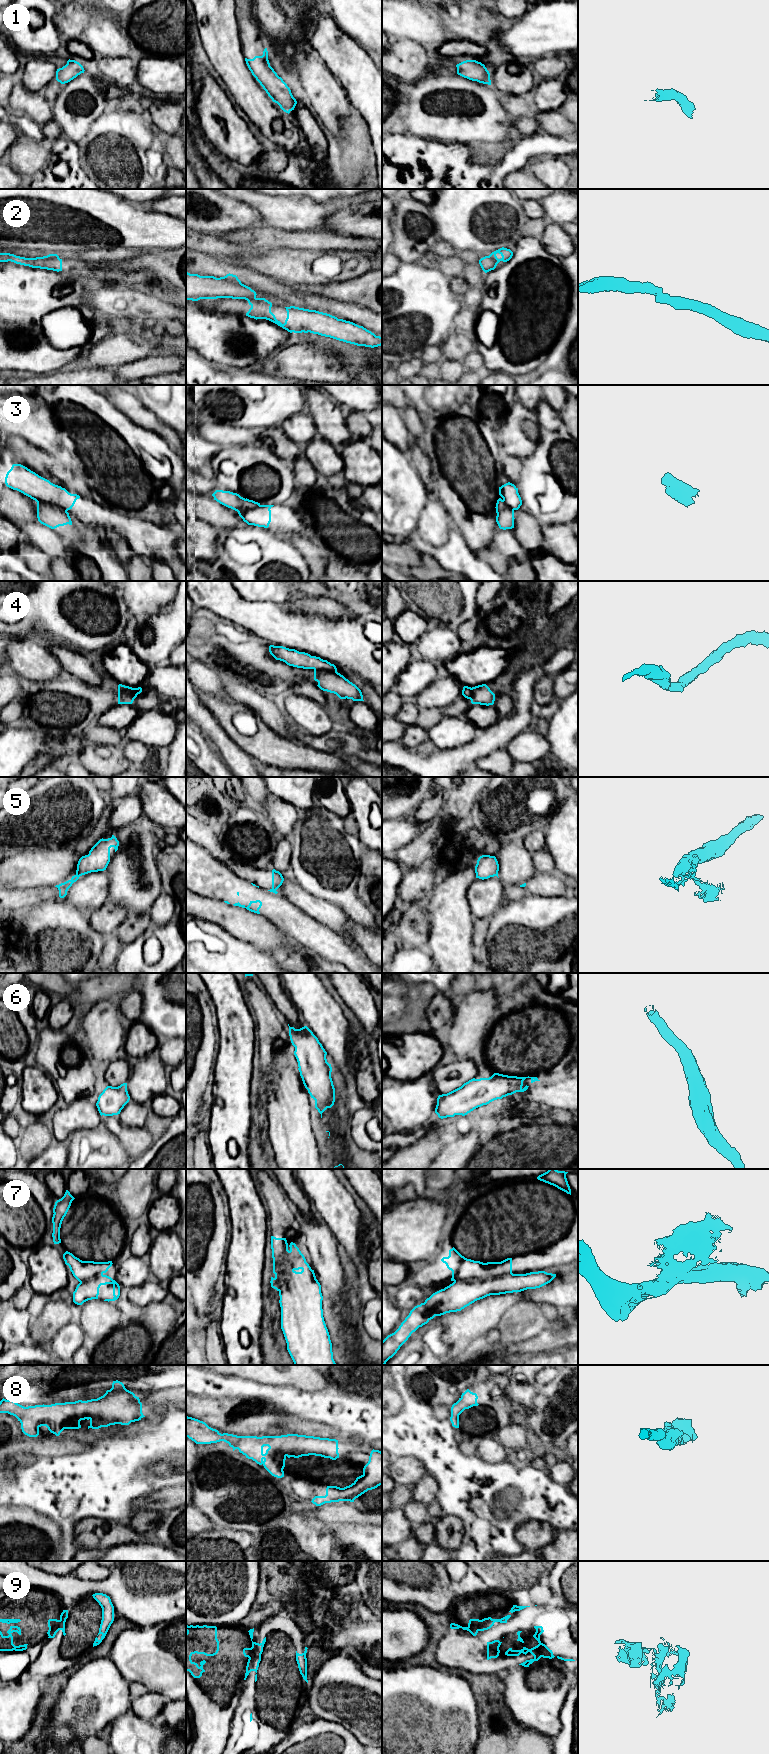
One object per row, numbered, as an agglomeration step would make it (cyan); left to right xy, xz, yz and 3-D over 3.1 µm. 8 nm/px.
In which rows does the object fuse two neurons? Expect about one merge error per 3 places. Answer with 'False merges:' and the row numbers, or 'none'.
False merges: 2, 3, 4, 5, 7, 9

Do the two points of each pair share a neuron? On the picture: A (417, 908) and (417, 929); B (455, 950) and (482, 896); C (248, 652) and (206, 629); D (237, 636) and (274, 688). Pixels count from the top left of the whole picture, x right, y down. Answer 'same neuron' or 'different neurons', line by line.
A: same neuron
B: different neurons
C: same neuron
D: same neuron

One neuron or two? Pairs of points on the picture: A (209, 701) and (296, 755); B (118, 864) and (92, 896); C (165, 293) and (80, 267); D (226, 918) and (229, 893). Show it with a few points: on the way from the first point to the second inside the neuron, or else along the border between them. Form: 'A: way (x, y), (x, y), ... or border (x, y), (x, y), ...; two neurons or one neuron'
A: way (227, 724), (244, 742), (265, 746), (273, 750); one neuron
B: border (105, 870), (109, 880), (107, 899); two neurons
C: way (144, 280), (125, 279), (101, 274); one neuron
D: border (230, 903), (232, 905); two neurons

